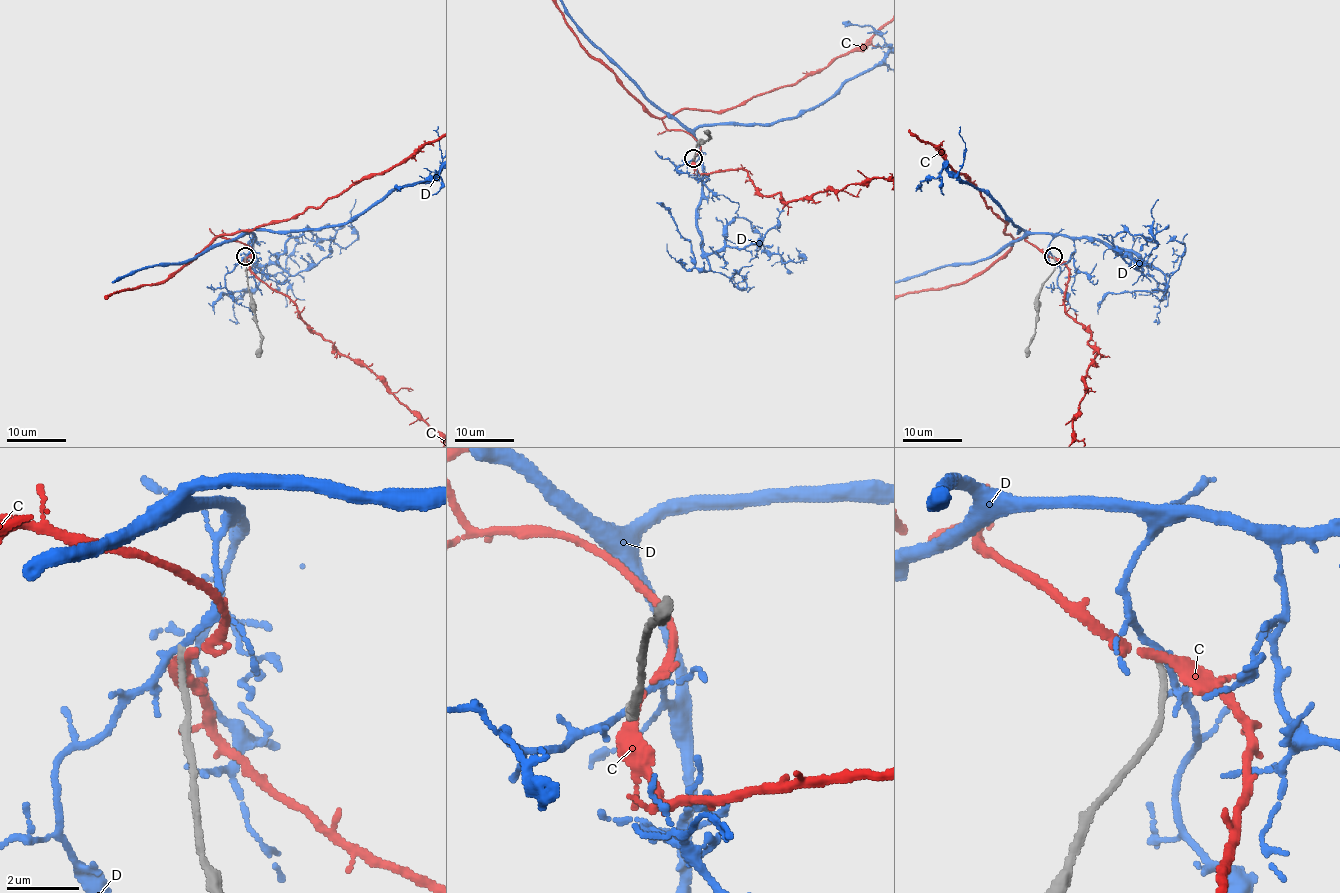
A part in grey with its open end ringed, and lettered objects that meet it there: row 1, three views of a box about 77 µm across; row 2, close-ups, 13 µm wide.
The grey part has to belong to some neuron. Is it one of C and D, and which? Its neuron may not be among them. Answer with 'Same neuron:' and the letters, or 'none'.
Same neuron: none

